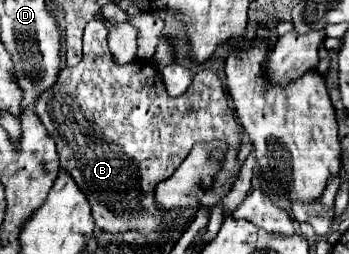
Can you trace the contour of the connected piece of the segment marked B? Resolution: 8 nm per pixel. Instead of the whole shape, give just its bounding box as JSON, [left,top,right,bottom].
[35,20,243,236]

